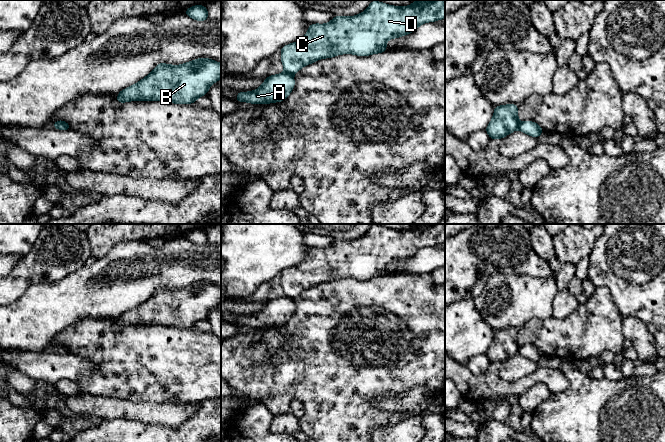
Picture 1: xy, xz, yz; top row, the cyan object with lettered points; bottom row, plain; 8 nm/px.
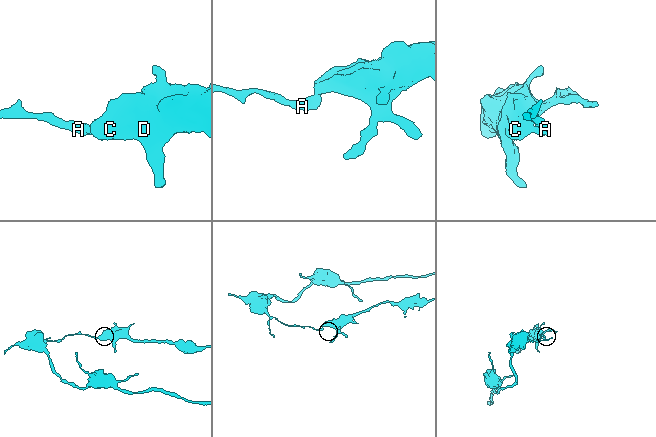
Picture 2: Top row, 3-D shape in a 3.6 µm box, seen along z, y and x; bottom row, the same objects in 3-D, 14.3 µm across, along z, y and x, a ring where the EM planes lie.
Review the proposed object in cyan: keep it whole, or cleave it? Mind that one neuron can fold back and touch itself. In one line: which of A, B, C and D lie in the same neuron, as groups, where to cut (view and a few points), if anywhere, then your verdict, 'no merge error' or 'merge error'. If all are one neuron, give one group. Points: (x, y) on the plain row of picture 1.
A / B C D; cut in xz along (284, 296), (292, 299); merge error

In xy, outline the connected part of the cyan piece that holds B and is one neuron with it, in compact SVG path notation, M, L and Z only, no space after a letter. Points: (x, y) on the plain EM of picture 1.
M199 282L182 289L158 287L154 294L138 307L117 318L116 325L162 325L176 328L192 328L207 316L212 308L221 302L221 287L209 282Z

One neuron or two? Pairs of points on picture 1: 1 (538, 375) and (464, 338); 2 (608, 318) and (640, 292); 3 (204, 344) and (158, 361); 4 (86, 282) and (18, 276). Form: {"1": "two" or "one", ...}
{"1": "two", "2": "two", "3": "one", "4": "two"}

